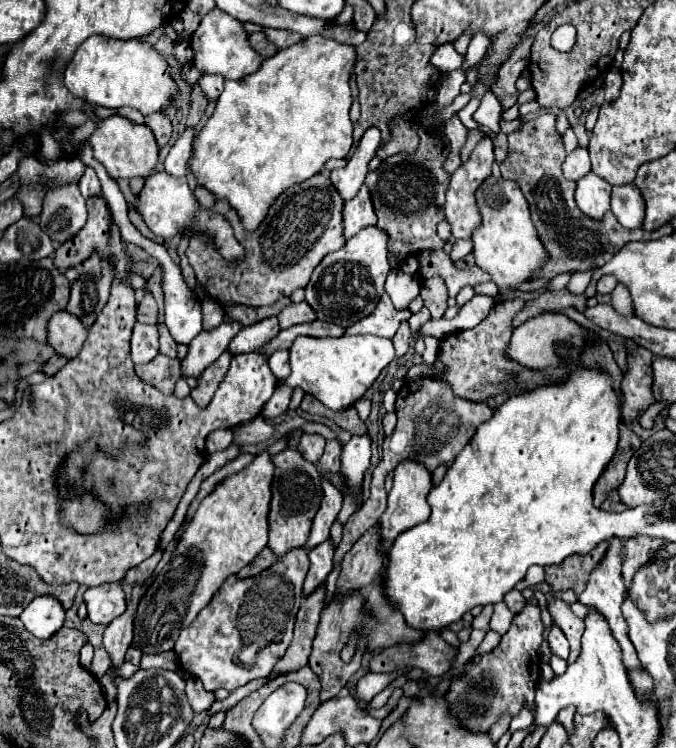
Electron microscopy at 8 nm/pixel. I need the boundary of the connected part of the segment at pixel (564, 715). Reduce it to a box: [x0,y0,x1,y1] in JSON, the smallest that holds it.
[557,706,575,732]

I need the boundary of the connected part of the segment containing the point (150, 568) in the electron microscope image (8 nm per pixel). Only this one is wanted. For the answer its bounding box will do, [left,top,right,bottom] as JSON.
[123,550,162,586]

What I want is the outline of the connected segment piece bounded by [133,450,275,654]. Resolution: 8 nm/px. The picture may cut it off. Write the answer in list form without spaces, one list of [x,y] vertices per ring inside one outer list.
[[[261,450],[253,464],[219,482],[199,504],[195,518],[183,534],[183,542],[179,542],[169,564],[159,572],[139,600],[133,630],[135,648],[143,654],[171,650],[179,632],[195,620],[205,604],[209,604],[211,596],[221,588],[225,578],[253,562],[253,558],[267,546],[273,476],[273,458],[267,450]]]

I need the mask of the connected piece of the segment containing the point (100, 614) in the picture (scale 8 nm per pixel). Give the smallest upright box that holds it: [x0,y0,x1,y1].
[83,582,127,624]

